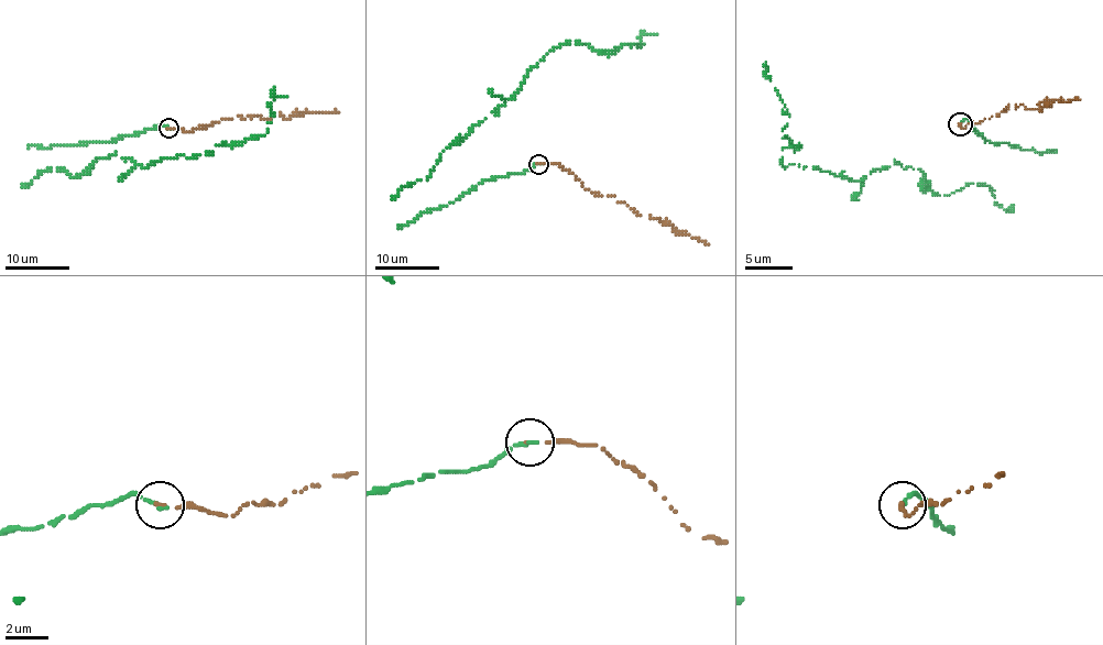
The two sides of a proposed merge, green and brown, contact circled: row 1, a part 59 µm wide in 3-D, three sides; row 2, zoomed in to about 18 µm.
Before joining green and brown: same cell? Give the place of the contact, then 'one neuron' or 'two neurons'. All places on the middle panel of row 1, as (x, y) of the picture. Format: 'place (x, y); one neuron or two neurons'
place (538, 164); two neurons

